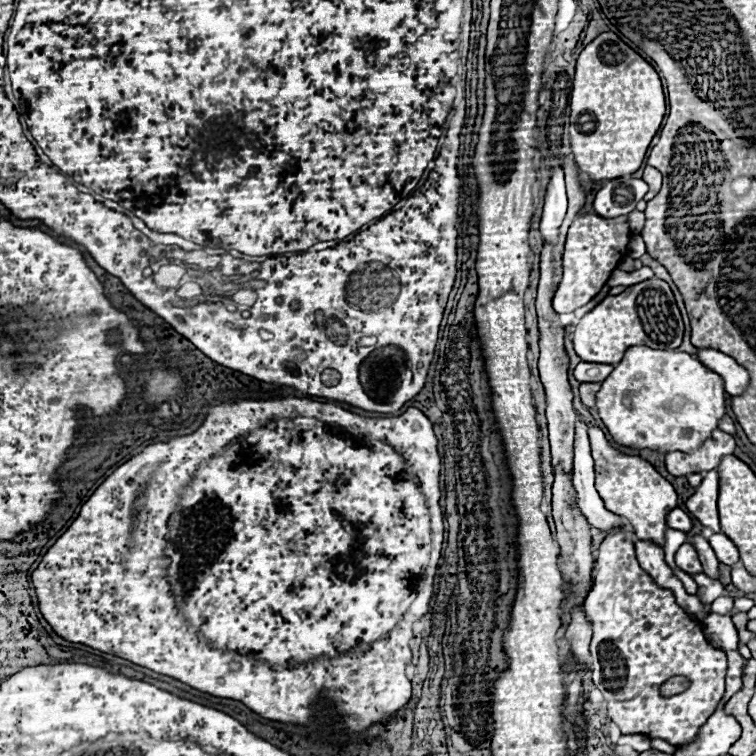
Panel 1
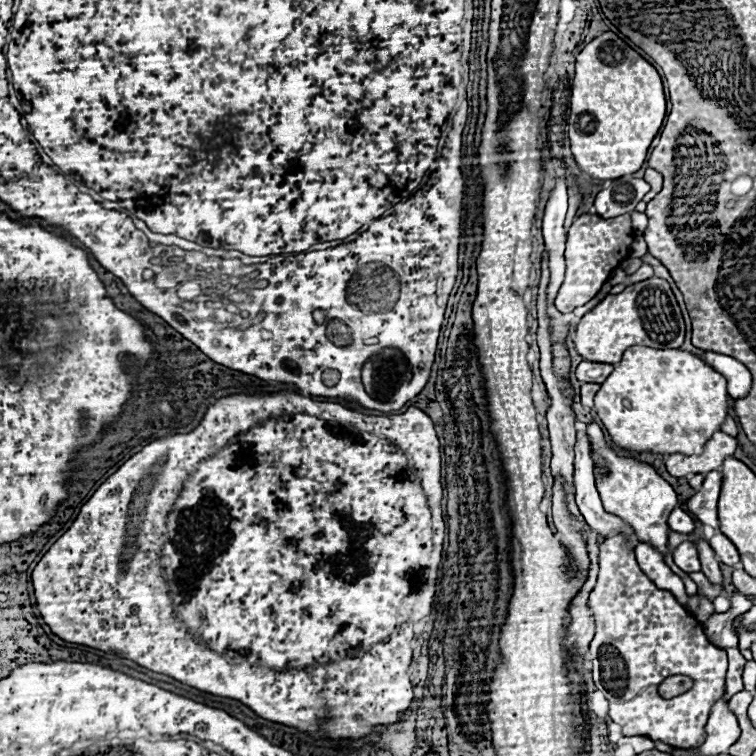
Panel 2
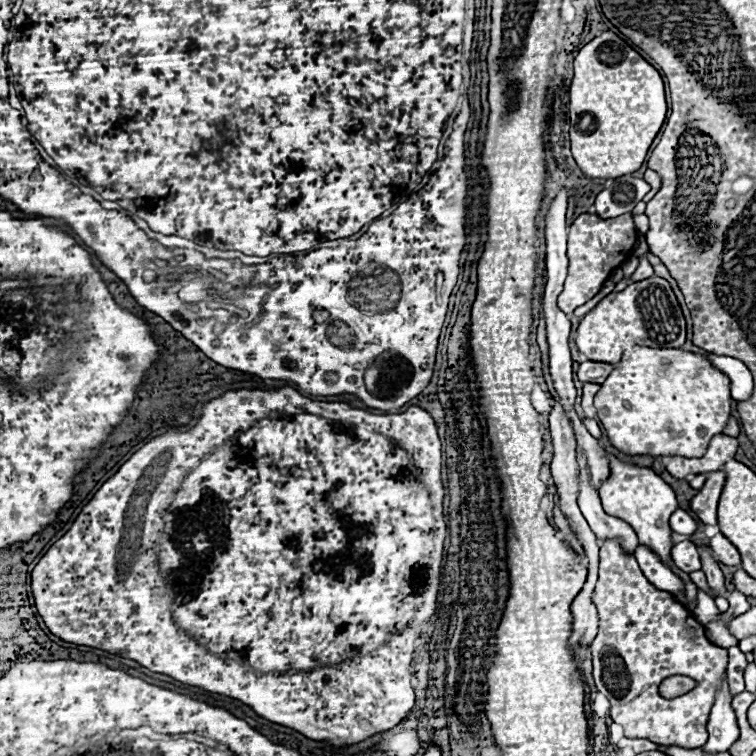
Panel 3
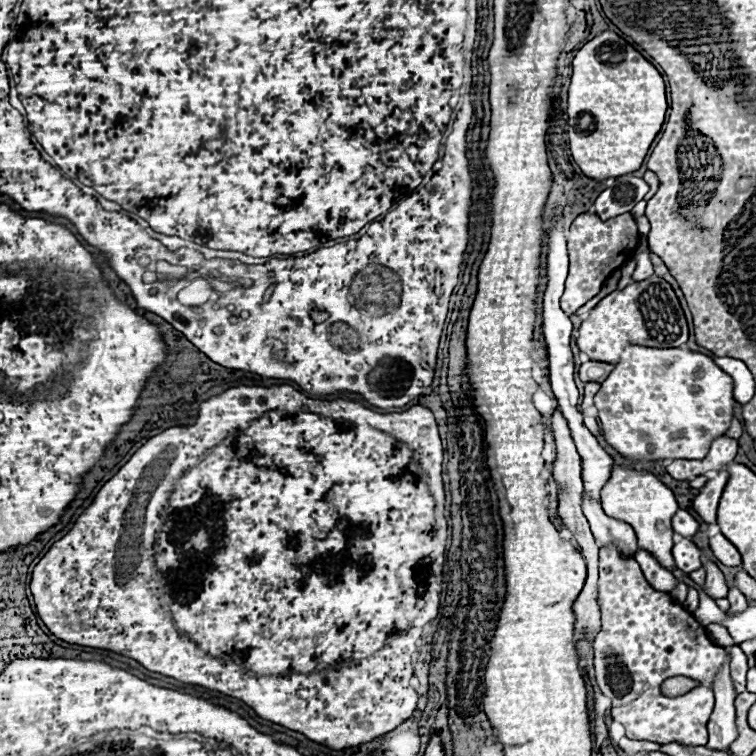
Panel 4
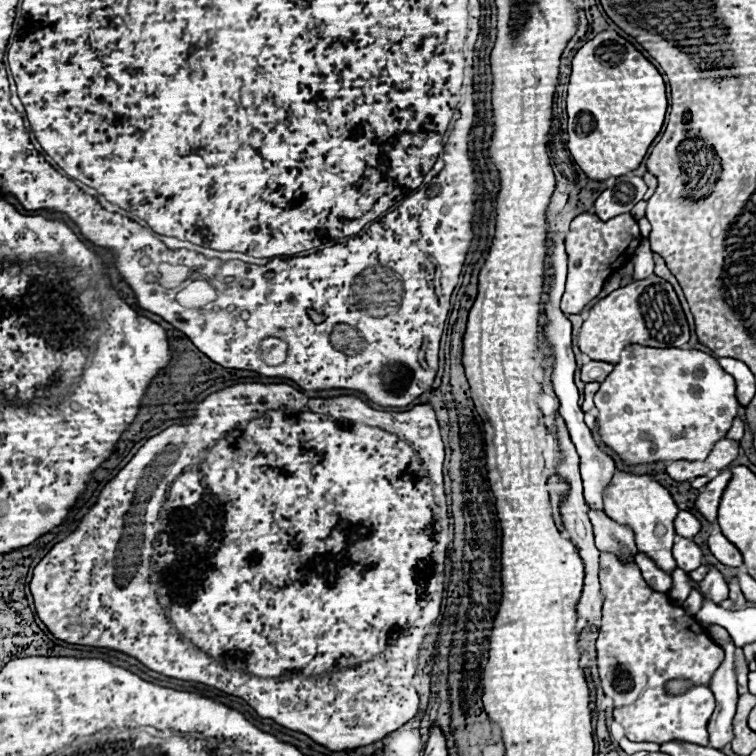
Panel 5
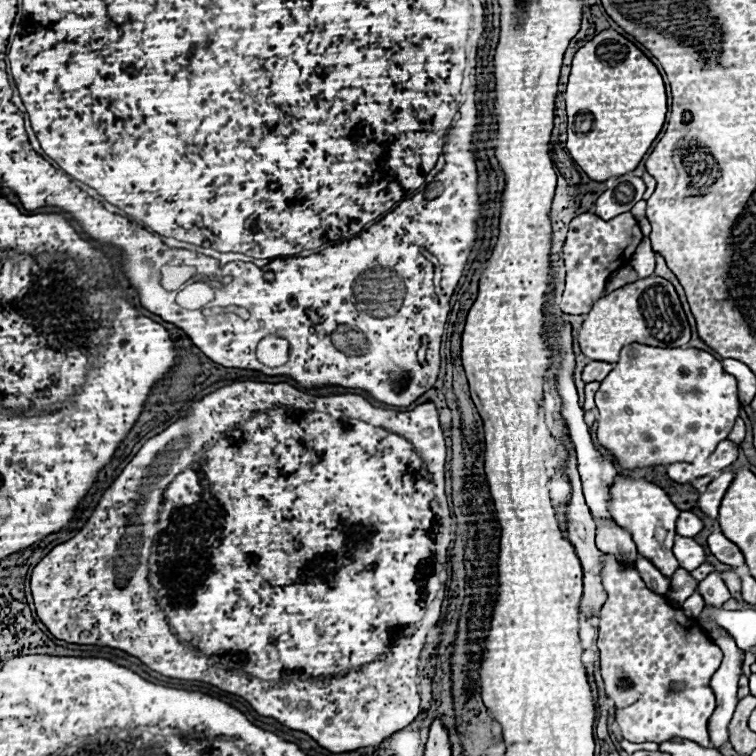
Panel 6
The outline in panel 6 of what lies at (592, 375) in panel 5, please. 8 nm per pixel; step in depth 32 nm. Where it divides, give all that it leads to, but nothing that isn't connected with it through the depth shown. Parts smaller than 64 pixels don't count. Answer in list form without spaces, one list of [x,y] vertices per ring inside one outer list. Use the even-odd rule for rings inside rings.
[[[588,362],[586,366],[584,366],[584,372],[582,372],[582,380],[584,382],[602,382],[608,374],[610,374],[610,370],[612,370],[614,366],[612,364],[608,364],[608,362]]]

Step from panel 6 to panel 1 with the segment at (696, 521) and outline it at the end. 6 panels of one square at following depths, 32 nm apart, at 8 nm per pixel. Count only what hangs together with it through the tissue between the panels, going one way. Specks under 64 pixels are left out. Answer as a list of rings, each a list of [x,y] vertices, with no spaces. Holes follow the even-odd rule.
[[[674,508],[674,510],[668,514],[666,524],[668,524],[668,528],[682,530],[682,532],[688,532],[688,530],[692,528],[692,520],[690,520],[690,516],[688,516],[684,510],[680,510],[680,508]]]

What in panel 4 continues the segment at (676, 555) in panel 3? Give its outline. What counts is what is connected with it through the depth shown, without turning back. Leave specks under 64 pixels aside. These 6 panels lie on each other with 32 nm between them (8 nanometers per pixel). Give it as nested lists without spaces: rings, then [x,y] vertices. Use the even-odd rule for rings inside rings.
[[[684,538],[684,540],[674,544],[672,556],[674,556],[676,568],[680,568],[686,574],[690,574],[692,570],[698,570],[702,566],[702,562],[700,562],[700,556],[702,556],[700,548],[692,540],[688,540],[688,538]]]

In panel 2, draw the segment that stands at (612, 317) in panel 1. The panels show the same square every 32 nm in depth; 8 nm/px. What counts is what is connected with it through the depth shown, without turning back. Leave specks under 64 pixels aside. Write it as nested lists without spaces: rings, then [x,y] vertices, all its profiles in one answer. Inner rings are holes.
[[[656,276],[642,280],[638,284],[630,284],[620,294],[608,294],[596,308],[592,308],[588,314],[582,316],[574,336],[574,346],[578,354],[584,360],[594,360],[602,364],[618,364],[618,360],[622,358],[622,352],[634,344],[646,344],[650,348],[680,348],[682,342],[684,342],[684,320],[682,320],[678,302],[668,282]]]

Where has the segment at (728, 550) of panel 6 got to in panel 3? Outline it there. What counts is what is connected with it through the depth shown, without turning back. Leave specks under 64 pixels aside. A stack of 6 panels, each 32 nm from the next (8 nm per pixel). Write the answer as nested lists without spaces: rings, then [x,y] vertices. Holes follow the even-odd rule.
[[[716,534],[714,538],[710,538],[708,544],[710,544],[714,556],[718,558],[718,562],[722,562],[726,566],[738,566],[740,564],[740,554],[734,548],[734,544],[730,544],[730,540],[726,540],[726,536]]]

